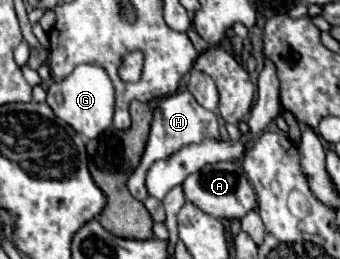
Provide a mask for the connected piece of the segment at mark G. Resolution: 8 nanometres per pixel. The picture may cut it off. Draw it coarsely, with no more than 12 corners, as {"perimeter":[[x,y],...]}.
{"perimeter":[[80,65],[52,83],[46,103],[94,139],[112,125],[114,85]]}

